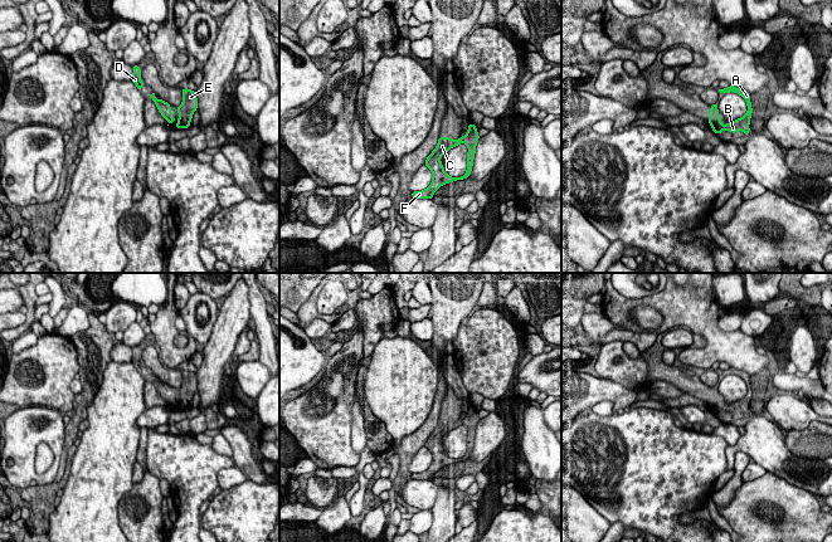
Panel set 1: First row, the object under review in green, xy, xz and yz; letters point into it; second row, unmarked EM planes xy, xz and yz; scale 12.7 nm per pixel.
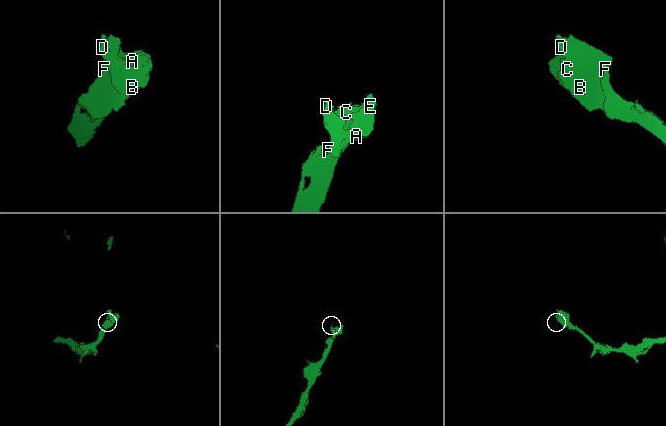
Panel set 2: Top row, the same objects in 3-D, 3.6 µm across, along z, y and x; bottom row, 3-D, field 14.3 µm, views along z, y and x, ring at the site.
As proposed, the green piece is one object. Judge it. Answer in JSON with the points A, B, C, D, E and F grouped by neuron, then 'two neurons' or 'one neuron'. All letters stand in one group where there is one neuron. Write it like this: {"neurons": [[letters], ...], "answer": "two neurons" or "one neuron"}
{"neurons": [["A", "B", "C", "D", "E", "F"]], "answer": "one neuron"}

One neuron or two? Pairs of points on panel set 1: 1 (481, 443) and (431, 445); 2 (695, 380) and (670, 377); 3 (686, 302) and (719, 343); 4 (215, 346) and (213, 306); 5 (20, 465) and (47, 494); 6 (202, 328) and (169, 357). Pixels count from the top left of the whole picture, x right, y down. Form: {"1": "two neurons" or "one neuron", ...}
{"1": "two neurons", "2": "one neuron", "3": "one neuron", "4": "two neurons", "5": "two neurons", "6": "two neurons"}

